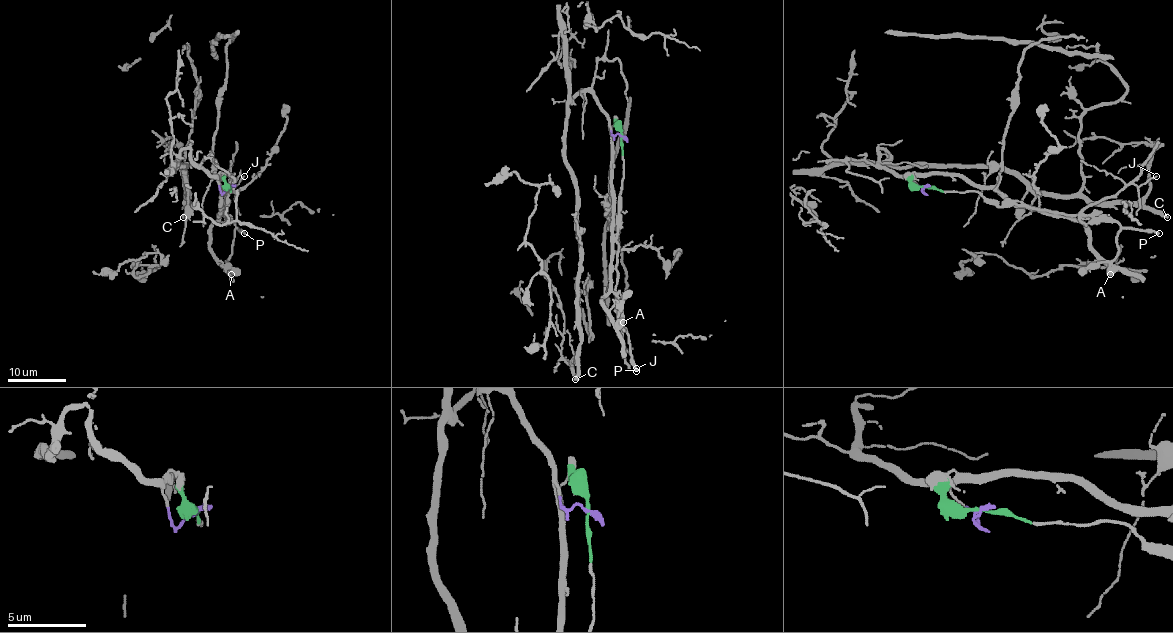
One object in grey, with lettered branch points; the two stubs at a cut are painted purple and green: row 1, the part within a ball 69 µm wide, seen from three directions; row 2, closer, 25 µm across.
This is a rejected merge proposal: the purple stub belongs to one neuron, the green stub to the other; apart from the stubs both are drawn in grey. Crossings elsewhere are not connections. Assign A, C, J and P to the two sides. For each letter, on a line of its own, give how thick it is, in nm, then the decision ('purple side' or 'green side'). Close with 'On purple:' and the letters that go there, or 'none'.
A: calibre 700 nm; green side
C: calibre 480 nm; purple side
J: calibre 110 nm; purple side
P: calibre 200 nm; green side
On purple: C, J

